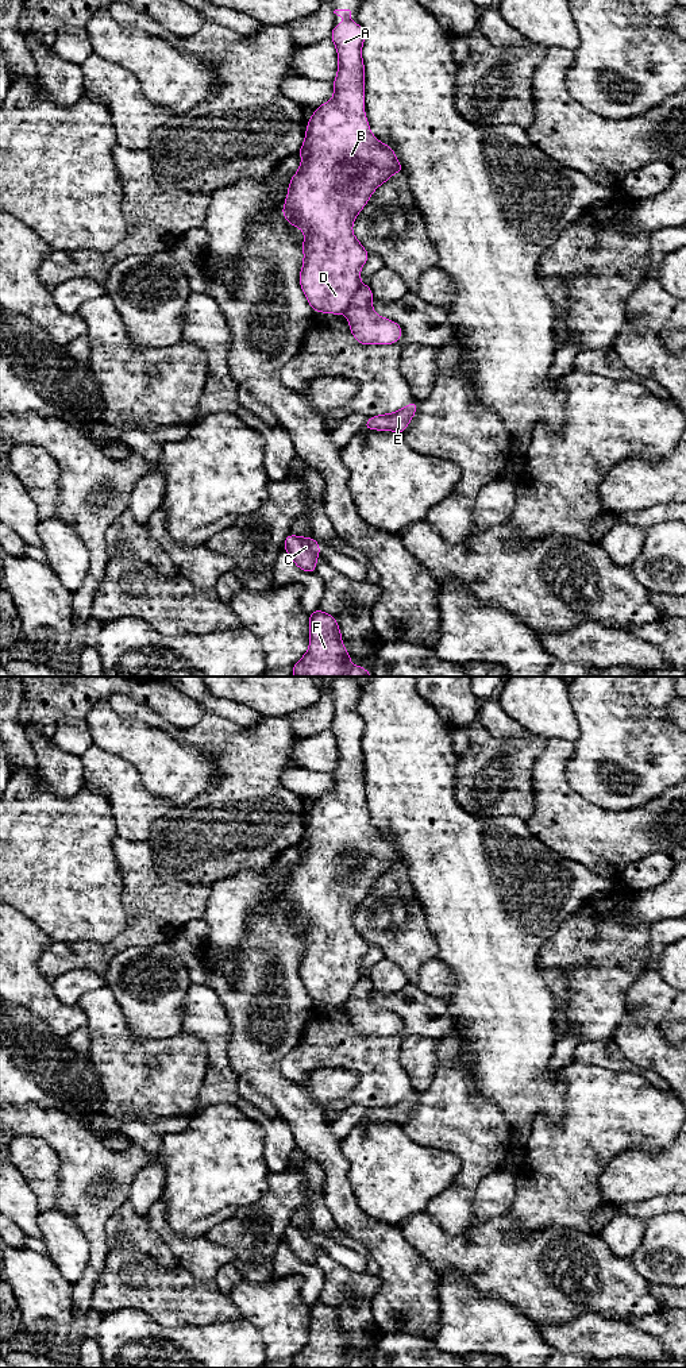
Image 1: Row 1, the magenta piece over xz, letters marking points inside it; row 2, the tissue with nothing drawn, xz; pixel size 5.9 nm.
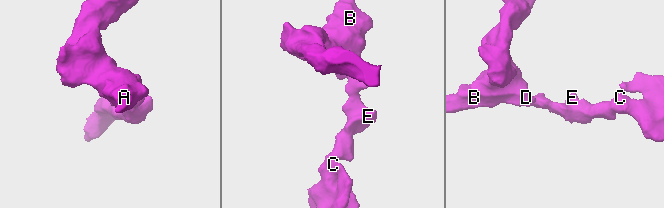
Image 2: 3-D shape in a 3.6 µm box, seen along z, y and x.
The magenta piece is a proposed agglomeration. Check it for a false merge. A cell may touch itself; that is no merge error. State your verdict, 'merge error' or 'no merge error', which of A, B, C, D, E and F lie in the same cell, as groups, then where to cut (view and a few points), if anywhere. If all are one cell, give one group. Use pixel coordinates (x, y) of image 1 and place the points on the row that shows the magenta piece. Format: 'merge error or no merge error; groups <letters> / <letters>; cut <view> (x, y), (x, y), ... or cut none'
merge error; groups A B D / C E F; cut xz (362, 285), (343, 312)

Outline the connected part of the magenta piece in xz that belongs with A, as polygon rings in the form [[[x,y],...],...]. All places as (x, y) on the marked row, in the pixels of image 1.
[[[335,9],[334,14],[346,20],[334,26],[329,36],[336,47],[339,62],[336,78],[332,82],[334,97],[316,107],[315,113],[309,117],[304,144],[297,151],[302,159],[297,173],[290,178],[282,215],[289,224],[304,231],[304,261],[298,280],[307,301],[313,308],[313,312],[339,315],[347,311],[354,294],[362,286],[361,269],[370,255],[354,236],[352,223],[370,200],[373,192],[393,174],[404,173],[404,167],[393,149],[381,143],[371,134],[365,115],[365,65],[362,59],[365,30],[362,26],[351,22],[350,9]]]

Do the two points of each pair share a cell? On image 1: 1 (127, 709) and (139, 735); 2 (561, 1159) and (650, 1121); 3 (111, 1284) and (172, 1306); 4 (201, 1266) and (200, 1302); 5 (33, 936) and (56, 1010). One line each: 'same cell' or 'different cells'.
1: different cells
2: same cell
3: same cell
4: different cells
5: same cell

